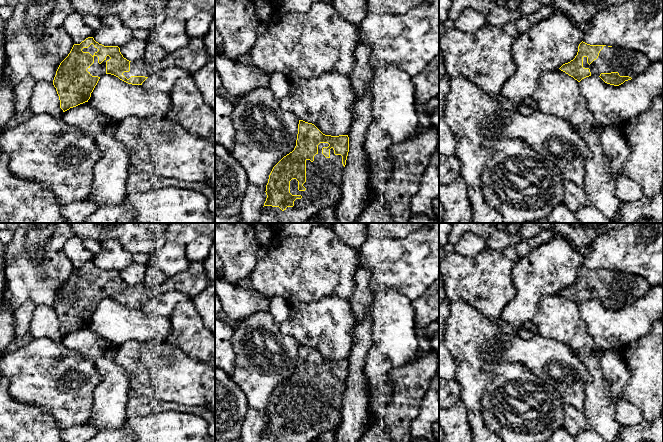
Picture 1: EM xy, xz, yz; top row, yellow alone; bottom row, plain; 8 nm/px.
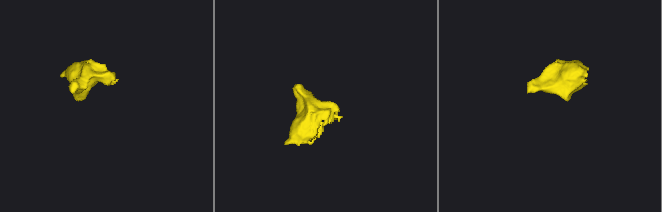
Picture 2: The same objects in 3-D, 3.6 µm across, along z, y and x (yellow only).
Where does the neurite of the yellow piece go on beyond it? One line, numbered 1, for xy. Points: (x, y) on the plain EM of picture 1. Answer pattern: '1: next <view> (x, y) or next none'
1: next xy (140, 291)

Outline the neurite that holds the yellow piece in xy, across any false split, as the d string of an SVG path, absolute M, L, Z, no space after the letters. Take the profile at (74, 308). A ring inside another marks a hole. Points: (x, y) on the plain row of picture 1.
M88 261L80 268L74 268L68 280L60 287L53 309L60 324L63 336L80 328L88 326L99 303L105 298L111 298L120 304L132 308L142 309L151 299L153 291L143 283L129 285L123 281L118 270L104 270Z

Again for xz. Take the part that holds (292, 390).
M299 344L296 370L272 393L266 409L266 425L260 442L312 442L320 434L336 429L342 421L342 402L349 376L348 359L323 358L314 348Z

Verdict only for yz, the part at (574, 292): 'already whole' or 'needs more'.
needs more

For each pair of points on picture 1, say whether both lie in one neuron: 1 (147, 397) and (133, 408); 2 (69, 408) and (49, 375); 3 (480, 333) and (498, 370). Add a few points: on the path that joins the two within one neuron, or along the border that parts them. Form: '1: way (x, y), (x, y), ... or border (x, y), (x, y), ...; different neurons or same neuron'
1: way (144, 400), (136, 407); same neuron
2: way (69, 400), (66, 392), (57, 383); same neuron
3: border (492, 363), (486, 367), (493, 379), (486, 386); different neurons

